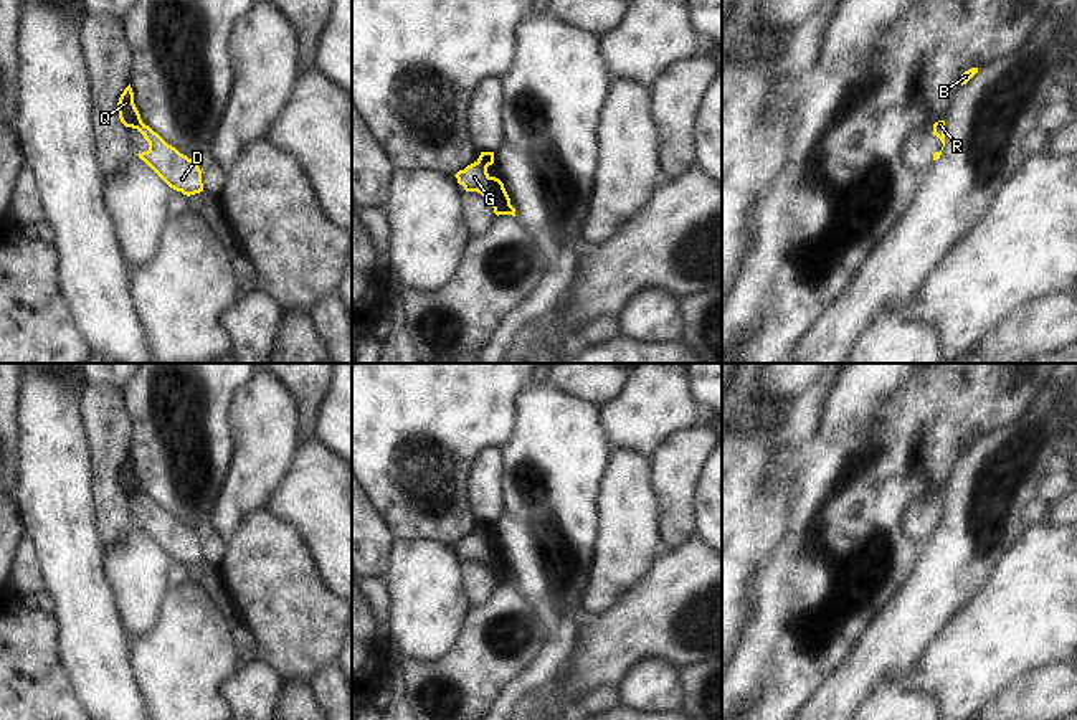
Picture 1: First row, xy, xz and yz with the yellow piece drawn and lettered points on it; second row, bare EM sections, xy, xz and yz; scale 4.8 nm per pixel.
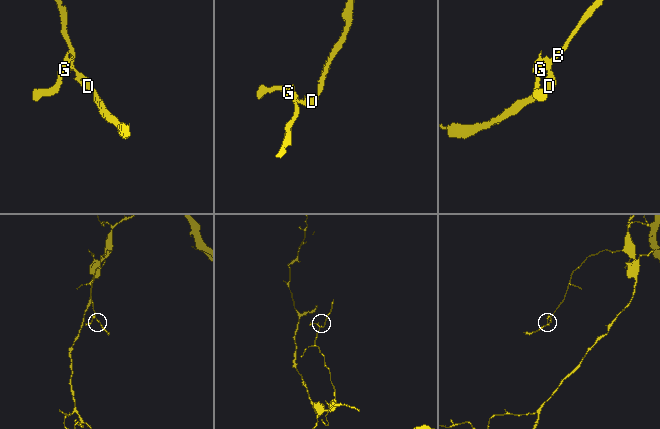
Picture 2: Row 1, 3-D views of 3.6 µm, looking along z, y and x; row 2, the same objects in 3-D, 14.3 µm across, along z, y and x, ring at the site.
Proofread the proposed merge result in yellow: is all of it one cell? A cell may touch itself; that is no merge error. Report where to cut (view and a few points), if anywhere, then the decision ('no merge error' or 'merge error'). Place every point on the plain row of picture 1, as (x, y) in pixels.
cut xy (142, 492), (136, 497); merge error

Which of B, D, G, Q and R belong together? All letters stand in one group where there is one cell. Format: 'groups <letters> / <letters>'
groups B G Q / D R

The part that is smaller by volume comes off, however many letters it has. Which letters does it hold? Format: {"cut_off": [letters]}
{"cut_off": ["D", "R"]}

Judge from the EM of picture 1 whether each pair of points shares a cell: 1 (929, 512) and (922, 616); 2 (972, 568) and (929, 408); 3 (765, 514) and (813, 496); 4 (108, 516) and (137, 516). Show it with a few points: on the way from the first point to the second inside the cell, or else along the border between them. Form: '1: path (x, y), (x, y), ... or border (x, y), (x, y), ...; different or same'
1: border (935, 530), (924, 544); different
2: border (962, 456), (944, 489); different
3: border (768, 473), (792, 487), (788, 530), (782, 539); different
4: border (126, 497), (126, 511), (134, 521); different

